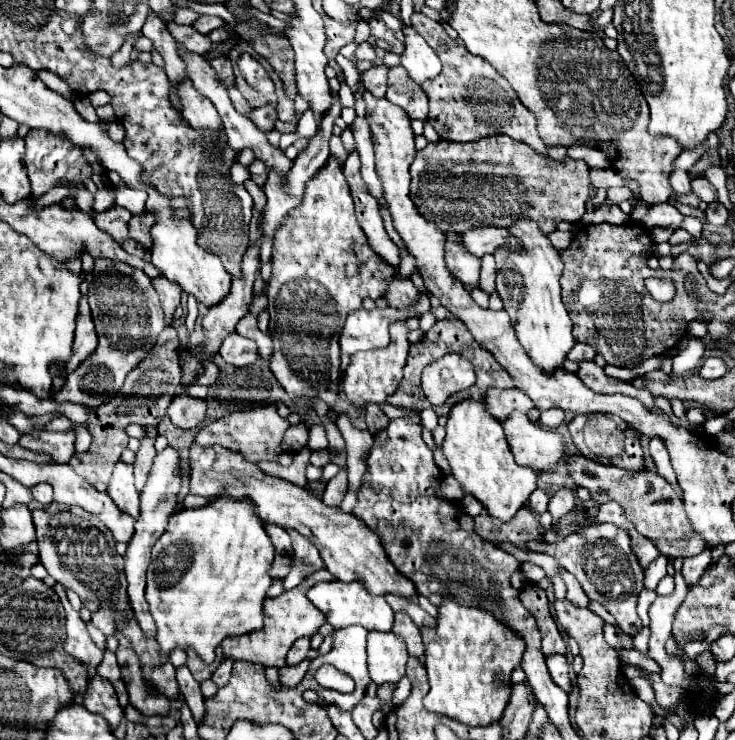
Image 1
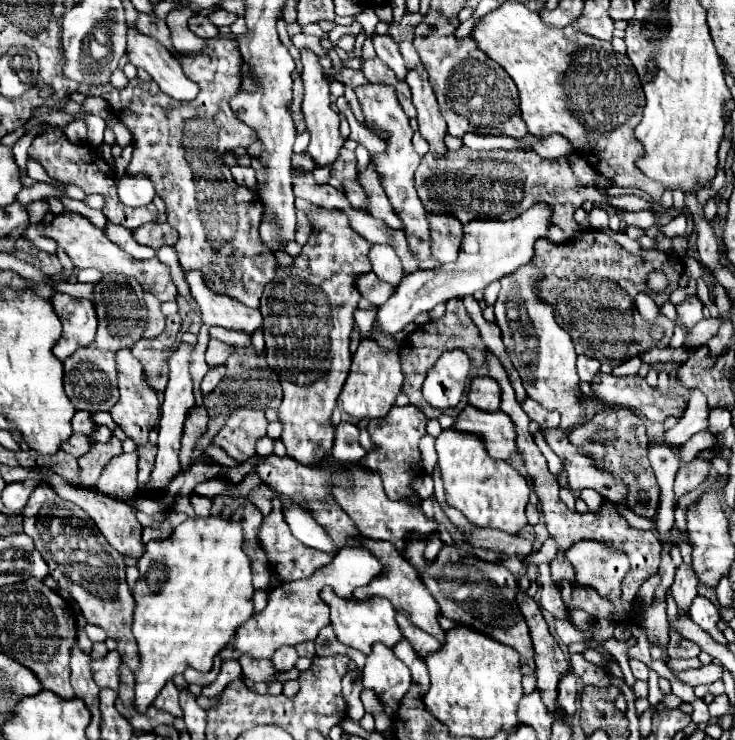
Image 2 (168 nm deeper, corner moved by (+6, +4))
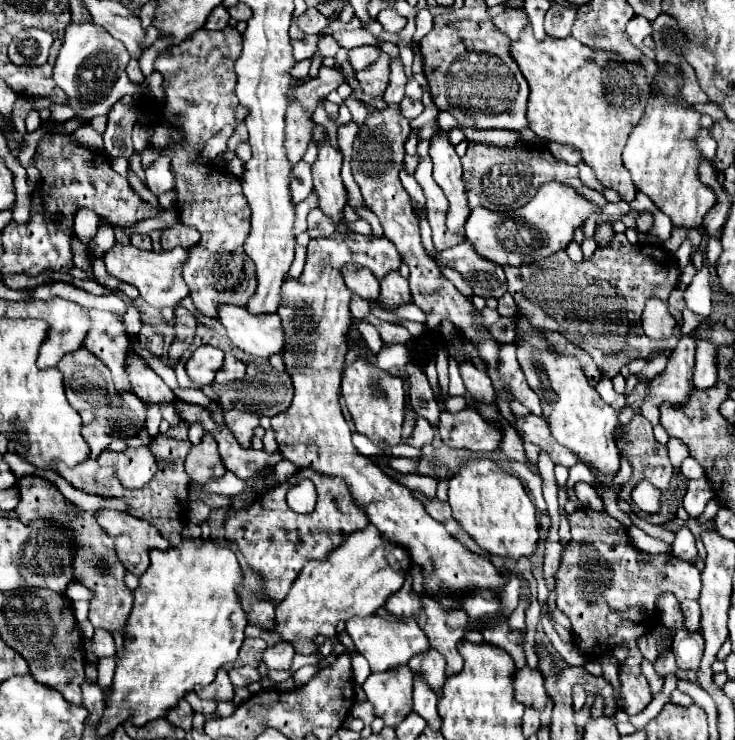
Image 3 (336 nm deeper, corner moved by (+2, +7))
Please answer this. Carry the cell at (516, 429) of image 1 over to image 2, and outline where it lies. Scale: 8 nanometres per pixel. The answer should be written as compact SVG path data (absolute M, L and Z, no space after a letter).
M466 406L456 420L456 428L472 432L484 438L488 454L496 460L510 460L516 448L516 426L506 412L482 412L474 406Z

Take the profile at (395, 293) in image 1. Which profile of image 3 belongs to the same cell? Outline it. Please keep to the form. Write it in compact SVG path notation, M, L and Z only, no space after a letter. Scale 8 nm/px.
M352 263L352 265L344 265L344 269L340 269L340 273L344 277L346 287L354 295L358 295L358 297L362 297L366 301L376 301L378 299L380 281L372 275L370 269L364 269L364 267Z

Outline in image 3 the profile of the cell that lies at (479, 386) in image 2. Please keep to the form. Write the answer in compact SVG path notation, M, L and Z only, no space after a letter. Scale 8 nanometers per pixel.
M470 361L460 365L460 377L462 377L466 389L472 393L472 397L476 397L480 401L488 401L488 403L492 403L496 399L490 377L484 371L476 369Z

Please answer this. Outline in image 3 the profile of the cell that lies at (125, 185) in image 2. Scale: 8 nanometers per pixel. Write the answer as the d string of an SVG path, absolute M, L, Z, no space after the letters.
M160 155L148 169L146 169L146 183L150 187L150 191L160 197L166 191L174 189L174 177L170 171L170 161L168 157Z

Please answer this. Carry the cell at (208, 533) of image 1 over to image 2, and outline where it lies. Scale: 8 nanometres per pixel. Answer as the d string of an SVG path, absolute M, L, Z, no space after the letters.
M190 516L178 524L172 536L146 544L146 552L138 560L140 580L134 588L134 638L140 648L140 670L136 676L136 710L146 712L154 702L162 686L172 680L174 674L184 672L186 666L196 670L210 670L214 656L228 646L236 626L246 622L254 612L252 602L252 562L244 552L244 534L238 522L222 516Z

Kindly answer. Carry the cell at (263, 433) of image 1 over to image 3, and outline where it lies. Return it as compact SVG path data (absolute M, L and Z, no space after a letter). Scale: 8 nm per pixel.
M222 411L224 415L224 423L226 427L232 431L232 435L236 437L236 441L240 443L242 449L248 449L250 447L250 439L254 435L254 429L258 427L258 415L254 413L244 413L244 411L238 411L234 415L234 411Z

